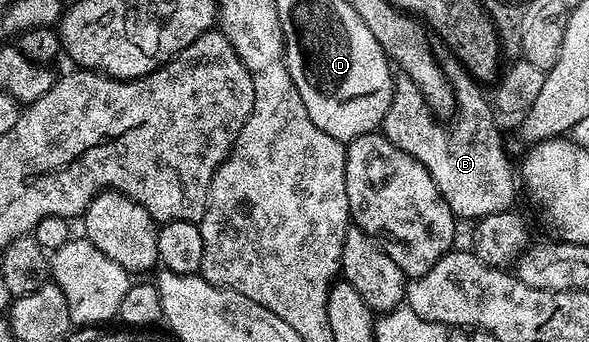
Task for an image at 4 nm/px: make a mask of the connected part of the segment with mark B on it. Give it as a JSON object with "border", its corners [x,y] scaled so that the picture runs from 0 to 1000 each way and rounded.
{"border":[[[750,152],[745,175],[776,292],[771,365],[754,377],[749,368],[754,363],[732,327],[722,281],[710,266],[705,243],[681,219],[669,234],[667,287],[657,313],[657,336],[647,351],[645,386],[671,418],[677,442],[691,442],[691,453],[711,465],[711,477],[725,488],[732,523],[739,523],[739,547],[745,547],[752,582],[759,582],[759,605],[766,605],[771,635],[815,640],[866,620],[873,608],[881,529],[876,515],[871,520],[871,482],[864,474],[857,412],[837,357],[839,310],[829,281],[823,287],[817,263],[822,257],[764,152]]]}

